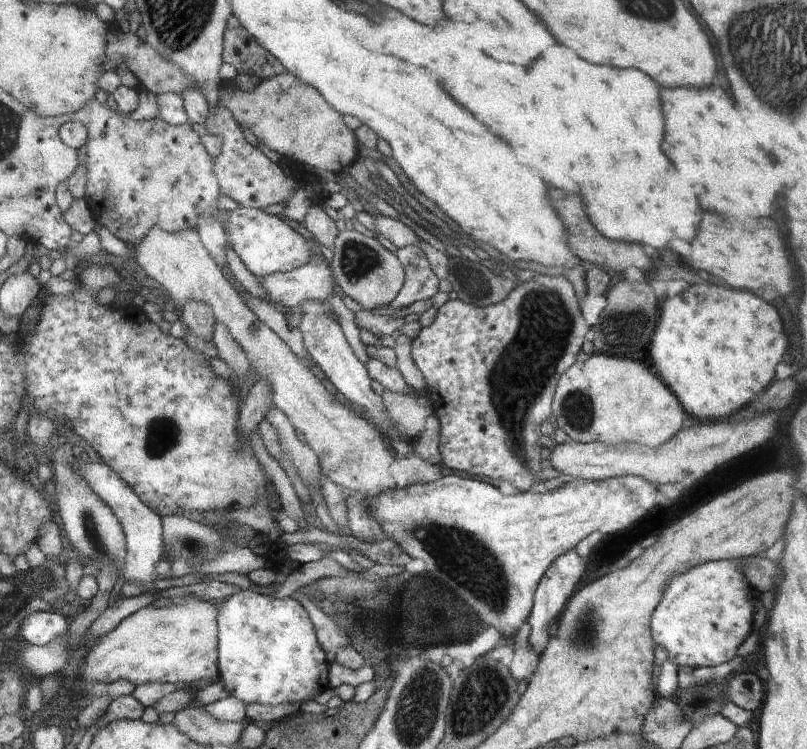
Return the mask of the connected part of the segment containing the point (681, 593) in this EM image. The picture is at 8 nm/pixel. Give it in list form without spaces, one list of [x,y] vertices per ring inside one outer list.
[[[738,559],[706,562],[672,578],[652,617],[652,634],[655,635],[656,644],[666,650],[667,660],[676,666],[714,668],[732,660],[738,646],[750,636],[754,602],[760,602],[760,596],[748,582]]]

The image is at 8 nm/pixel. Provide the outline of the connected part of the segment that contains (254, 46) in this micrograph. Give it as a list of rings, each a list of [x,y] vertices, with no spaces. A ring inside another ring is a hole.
[[[235,16],[228,22],[224,60],[234,66],[239,74],[252,74],[260,79],[286,72],[274,55],[262,48],[244,28],[242,20]]]

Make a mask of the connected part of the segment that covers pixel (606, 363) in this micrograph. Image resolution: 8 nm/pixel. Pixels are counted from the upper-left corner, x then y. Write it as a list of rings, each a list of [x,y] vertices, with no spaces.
[[[588,355],[588,360],[576,362],[568,374],[564,374],[564,382],[560,382],[560,390],[556,394],[556,422],[558,429],[566,432],[572,441],[579,443],[605,442],[608,444],[639,444],[658,448],[668,442],[682,429],[686,420],[686,412],[681,402],[670,388],[666,388],[658,376],[654,376],[640,362],[628,362],[628,358],[612,358],[612,356]]]

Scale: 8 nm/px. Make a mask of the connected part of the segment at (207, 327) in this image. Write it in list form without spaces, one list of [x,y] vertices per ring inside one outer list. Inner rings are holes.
[[[192,300],[182,308],[182,321],[189,331],[198,334],[200,338],[214,342],[217,318],[213,308],[202,300]]]

